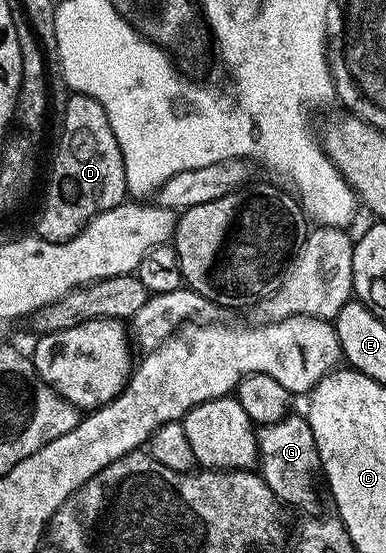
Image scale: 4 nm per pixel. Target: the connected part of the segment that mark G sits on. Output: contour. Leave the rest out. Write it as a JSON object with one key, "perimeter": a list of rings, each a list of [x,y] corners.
{"perimeter":[[[289,415],[283,417],[278,423],[259,426],[256,442],[258,443],[258,472],[260,478],[270,487],[270,491],[276,497],[276,500],[285,506],[297,505],[300,509],[308,509],[316,501],[316,477],[318,481],[318,470],[320,467],[320,456],[318,447],[314,443],[314,431],[310,431],[310,423],[307,416]]]}

